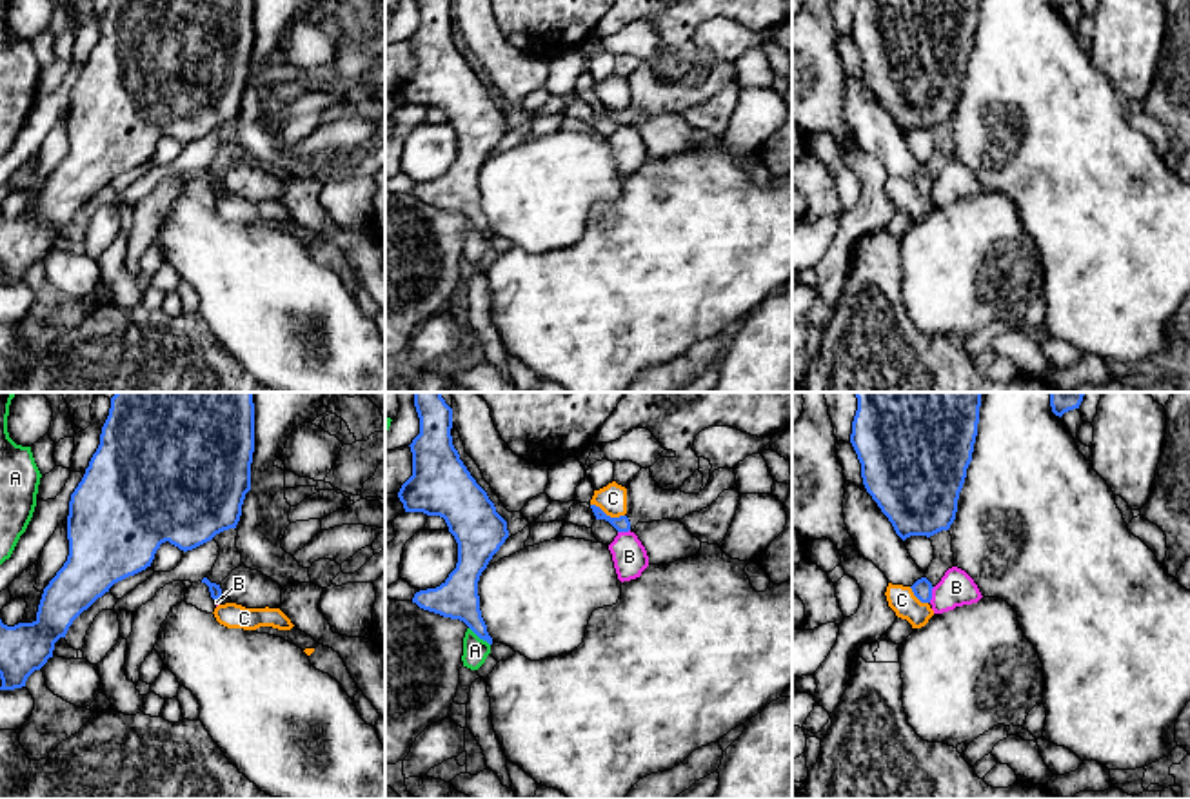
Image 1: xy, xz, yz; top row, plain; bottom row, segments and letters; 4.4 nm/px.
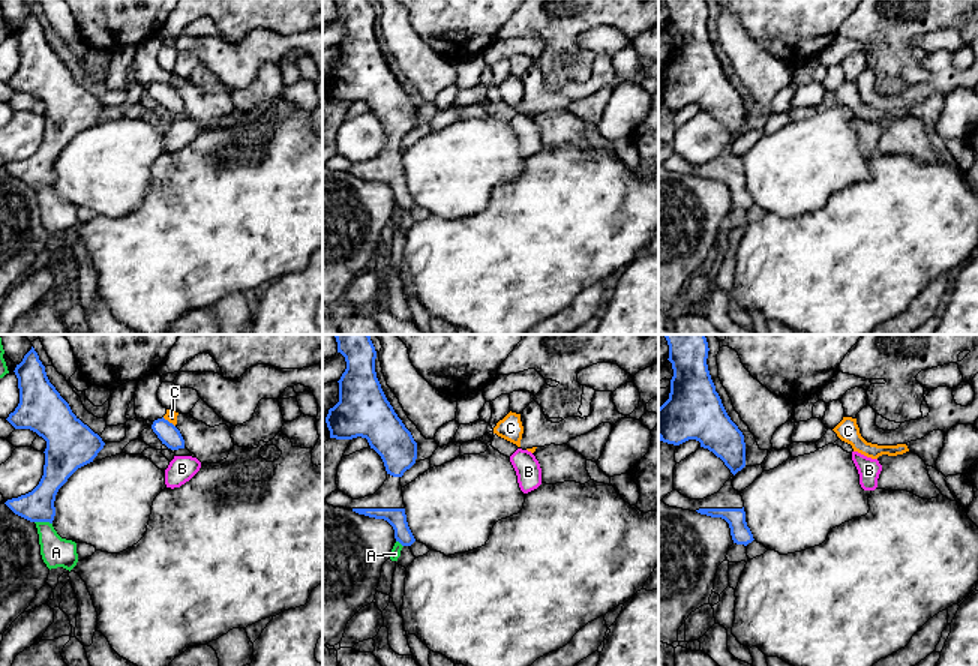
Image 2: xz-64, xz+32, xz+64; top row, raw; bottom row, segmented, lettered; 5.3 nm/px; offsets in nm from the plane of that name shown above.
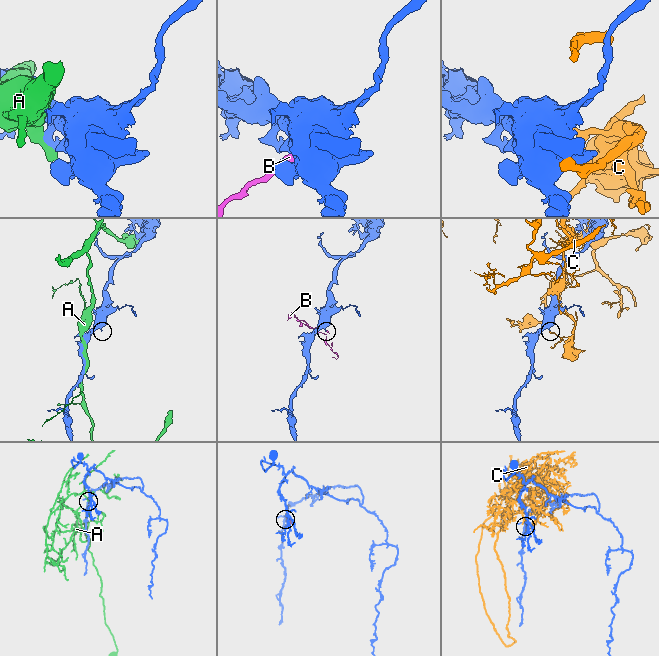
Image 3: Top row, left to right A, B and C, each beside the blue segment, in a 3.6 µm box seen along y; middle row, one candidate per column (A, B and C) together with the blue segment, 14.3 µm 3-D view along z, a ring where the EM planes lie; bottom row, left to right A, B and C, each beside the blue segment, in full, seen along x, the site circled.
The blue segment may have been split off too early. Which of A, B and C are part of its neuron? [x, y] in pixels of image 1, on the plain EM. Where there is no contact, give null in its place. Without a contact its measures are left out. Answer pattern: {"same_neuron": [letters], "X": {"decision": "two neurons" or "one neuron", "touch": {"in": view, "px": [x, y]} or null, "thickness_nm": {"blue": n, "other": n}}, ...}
{"same_neuron": [], "A": {"decision": "two neurons", "touch": {"in": "xz", "px": [480, 231]}, "thickness_nm": {"blue": 180, "other": 110}}, "B": {"decision": "two neurons", "touch": {"in": "yz", "px": [931, 187]}, "thickness_nm": {"blue": 90, "other": 160}}, "C": {"decision": "two neurons", "touch": {"in": "xz", "px": [605, 108]}, "thickness_nm": {"blue": 70, "other": 130}}}

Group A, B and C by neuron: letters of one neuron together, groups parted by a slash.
A / B / C

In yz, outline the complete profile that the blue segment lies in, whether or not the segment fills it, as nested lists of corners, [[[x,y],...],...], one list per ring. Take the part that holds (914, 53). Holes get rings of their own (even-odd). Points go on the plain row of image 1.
[[[858,0],[850,36],[861,56],[863,78],[903,134],[910,129],[930,131],[954,116],[977,16],[979,0]]]

